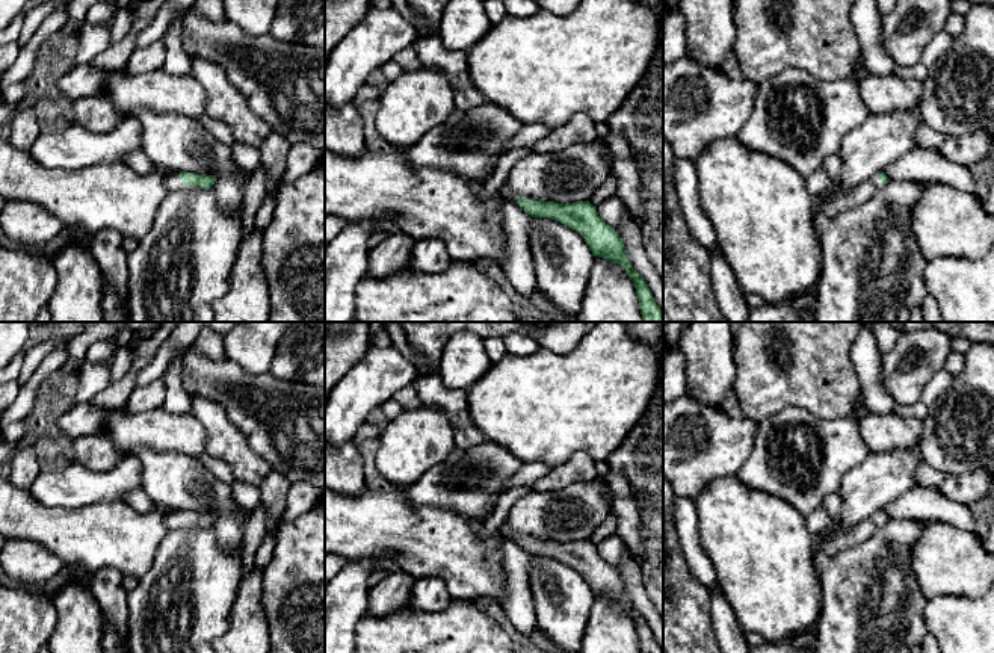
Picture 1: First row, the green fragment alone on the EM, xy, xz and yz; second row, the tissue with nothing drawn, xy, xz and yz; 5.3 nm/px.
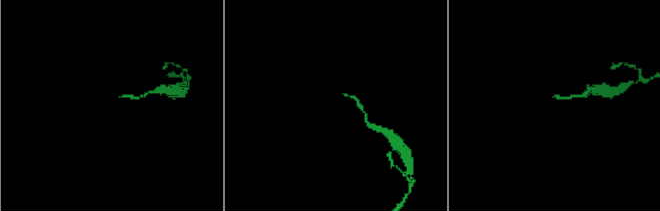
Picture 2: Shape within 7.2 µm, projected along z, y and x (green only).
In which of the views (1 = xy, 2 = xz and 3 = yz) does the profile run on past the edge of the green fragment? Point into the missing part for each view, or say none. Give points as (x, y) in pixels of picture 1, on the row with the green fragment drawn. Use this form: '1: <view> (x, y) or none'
1: xy (172, 182)
2: xz (505, 192)
3: yz (831, 201)

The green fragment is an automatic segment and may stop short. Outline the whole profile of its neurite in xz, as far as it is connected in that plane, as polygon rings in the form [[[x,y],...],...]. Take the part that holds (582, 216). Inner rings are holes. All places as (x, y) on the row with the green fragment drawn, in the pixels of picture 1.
[[[505,183],[499,193],[502,200],[518,204],[533,218],[551,218],[568,225],[585,237],[594,255],[621,265],[636,287],[644,322],[663,322],[663,310],[656,304],[645,278],[633,269],[619,234],[598,216],[597,206],[589,201],[559,204],[526,200],[512,193]]]

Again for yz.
[[[879,172],[847,193],[841,193],[837,184],[832,184],[814,198],[814,212],[819,212],[829,221],[837,213],[866,203],[888,181],[888,177],[884,172]]]

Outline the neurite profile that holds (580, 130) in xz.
[[[576,113],[557,128],[551,128],[532,150],[559,153],[576,145],[589,145],[598,139],[595,121],[586,113]]]

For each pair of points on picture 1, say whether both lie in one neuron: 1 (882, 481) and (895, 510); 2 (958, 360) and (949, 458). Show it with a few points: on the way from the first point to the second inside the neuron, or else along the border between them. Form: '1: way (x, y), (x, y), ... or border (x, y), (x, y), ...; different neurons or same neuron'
1: border (916, 485), (902, 492), (882, 510); different neurons
2: border (966, 355), (966, 365), (953, 377); different neurons

